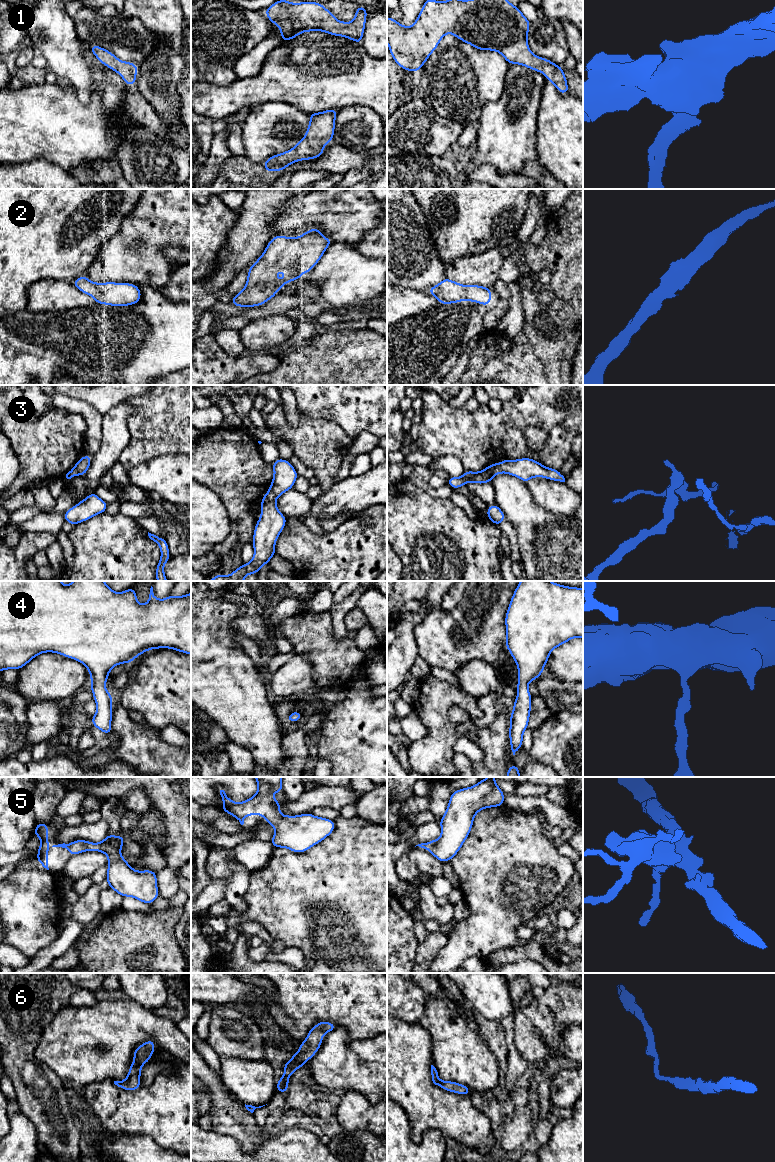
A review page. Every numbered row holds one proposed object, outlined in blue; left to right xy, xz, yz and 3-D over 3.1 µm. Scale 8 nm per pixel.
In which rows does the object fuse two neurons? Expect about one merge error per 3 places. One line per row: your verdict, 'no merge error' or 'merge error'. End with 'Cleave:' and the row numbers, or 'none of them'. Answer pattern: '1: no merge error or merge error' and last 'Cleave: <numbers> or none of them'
1: no merge error
2: no merge error
3: no merge error
4: no merge error
5: no merge error
6: no merge error
Cleave: none of them

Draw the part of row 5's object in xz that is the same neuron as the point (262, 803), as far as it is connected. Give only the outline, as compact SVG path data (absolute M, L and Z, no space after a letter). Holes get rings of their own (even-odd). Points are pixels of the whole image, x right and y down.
M254 777L257 781L257 793L246 801L235 803L225 795L226 788L221 786L216 792L222 797L223 807L221 811L233 815L241 825L244 824L244 817L248 815L262 815L267 824L271 824L275 828L275 834L271 839L274 848L284 847L296 853L306 852L314 845L320 843L335 830L335 823L332 819L316 817L311 813L293 816L282 815L279 808L282 802L277 802L272 797L272 791L276 794L283 790L282 777Z

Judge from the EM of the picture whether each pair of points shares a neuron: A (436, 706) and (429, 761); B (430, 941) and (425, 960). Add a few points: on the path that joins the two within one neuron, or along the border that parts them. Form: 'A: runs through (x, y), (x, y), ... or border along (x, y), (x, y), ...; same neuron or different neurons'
A: runs through (441, 720), (441, 739), (437, 747); same neuron
B: runs through (430, 946), (425, 955); same neuron

